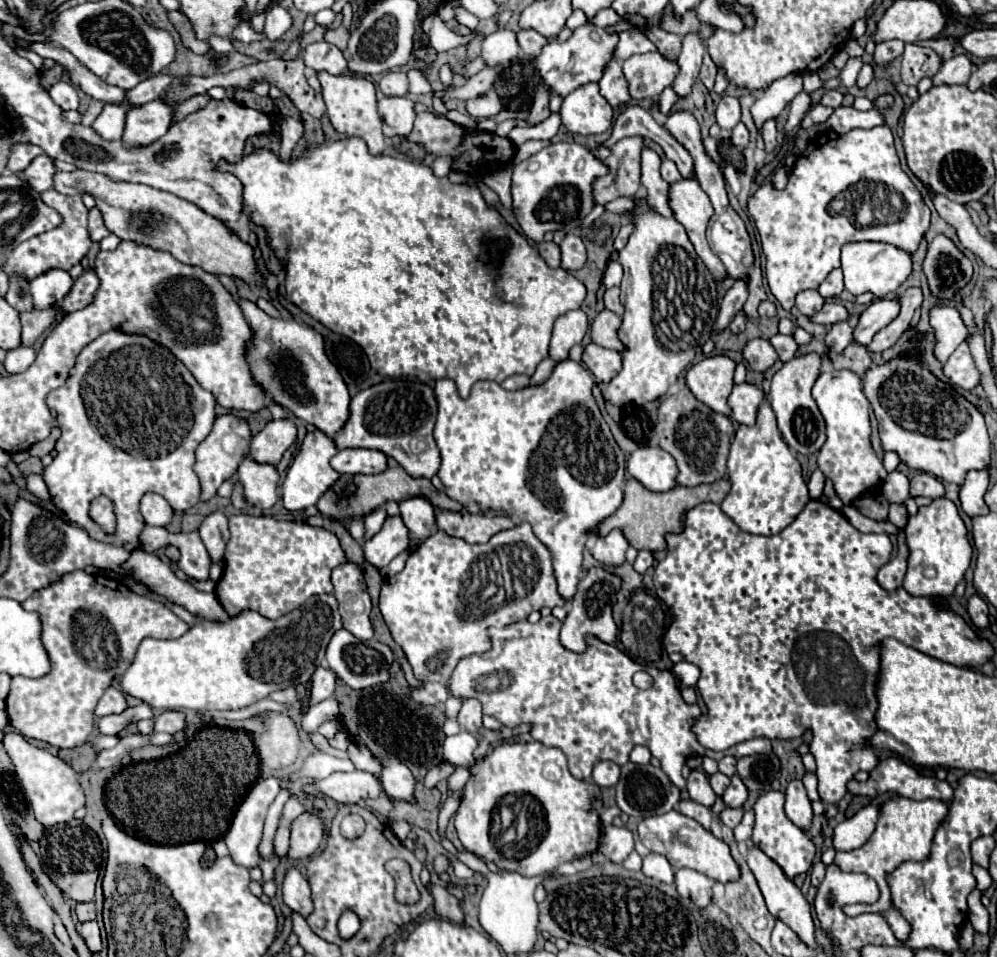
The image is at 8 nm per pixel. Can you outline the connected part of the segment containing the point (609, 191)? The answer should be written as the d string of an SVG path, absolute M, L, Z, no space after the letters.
M626 137L612 145L612 155L606 159L610 173L594 181L596 203L610 203L616 197L636 197L640 191L640 151L642 137Z

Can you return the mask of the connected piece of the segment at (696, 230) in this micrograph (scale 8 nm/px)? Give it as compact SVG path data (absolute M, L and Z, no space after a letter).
M682 177L680 181L670 183L668 203L672 207L674 219L680 221L680 225L684 225L688 239L694 243L696 253L712 271L714 279L724 279L726 269L724 265L720 265L720 259L716 257L716 253L712 253L706 241L706 227L714 209L708 201L708 195L700 189L698 181L694 177Z

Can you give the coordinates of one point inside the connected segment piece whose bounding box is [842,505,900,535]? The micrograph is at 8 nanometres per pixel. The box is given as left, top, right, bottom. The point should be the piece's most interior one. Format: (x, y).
(865, 524)

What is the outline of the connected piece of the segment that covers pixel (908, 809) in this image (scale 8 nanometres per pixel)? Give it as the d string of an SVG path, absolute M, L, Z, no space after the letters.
M892 797L886 803L880 805L880 817L876 823L876 831L872 833L872 837L858 849L852 851L840 851L836 853L836 865L842 871L856 871L856 873L866 873L868 877L872 877L878 883L880 889L880 899L872 905L868 903L856 903L856 905L844 905L842 911L848 917L856 917L860 913L884 913L884 917L888 919L888 923L892 925L892 931L898 939L906 939L910 933L910 925L908 921L892 907L890 901L890 887L886 883L886 875L890 871L894 871L902 861L922 861L928 857L930 853L930 845L932 845L932 837L934 831L938 829L938 825L944 821L948 813L948 803L946 801L936 801L936 799L926 799L926 801L914 801L908 797Z

